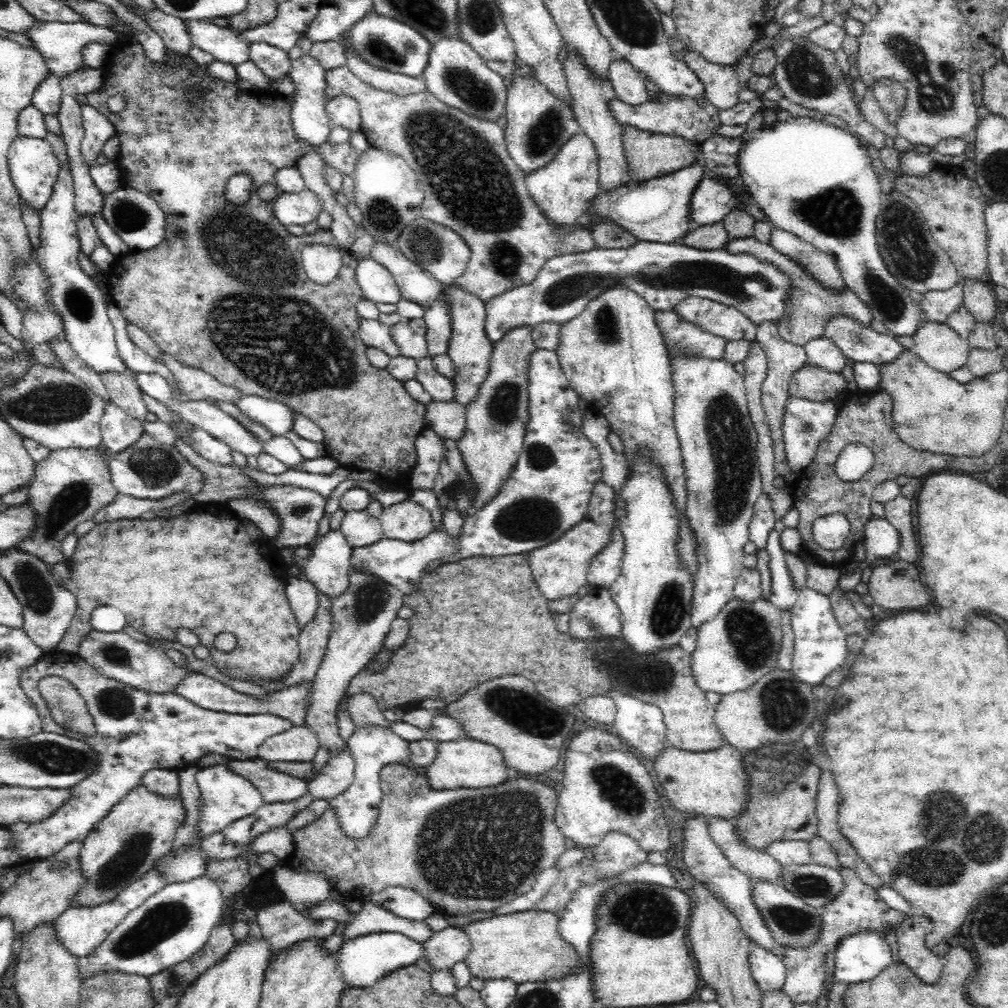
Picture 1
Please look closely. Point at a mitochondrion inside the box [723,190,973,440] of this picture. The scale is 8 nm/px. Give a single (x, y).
(908, 250)

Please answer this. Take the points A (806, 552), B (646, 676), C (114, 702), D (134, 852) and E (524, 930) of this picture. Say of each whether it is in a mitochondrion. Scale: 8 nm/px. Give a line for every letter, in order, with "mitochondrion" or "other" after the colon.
A: other
B: mitochondrion
C: mitochondrion
D: mitochondrion
E: other

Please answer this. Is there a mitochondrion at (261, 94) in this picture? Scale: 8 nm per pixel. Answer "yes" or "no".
no

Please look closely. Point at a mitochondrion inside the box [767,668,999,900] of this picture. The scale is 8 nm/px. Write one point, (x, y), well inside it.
(811, 885)

